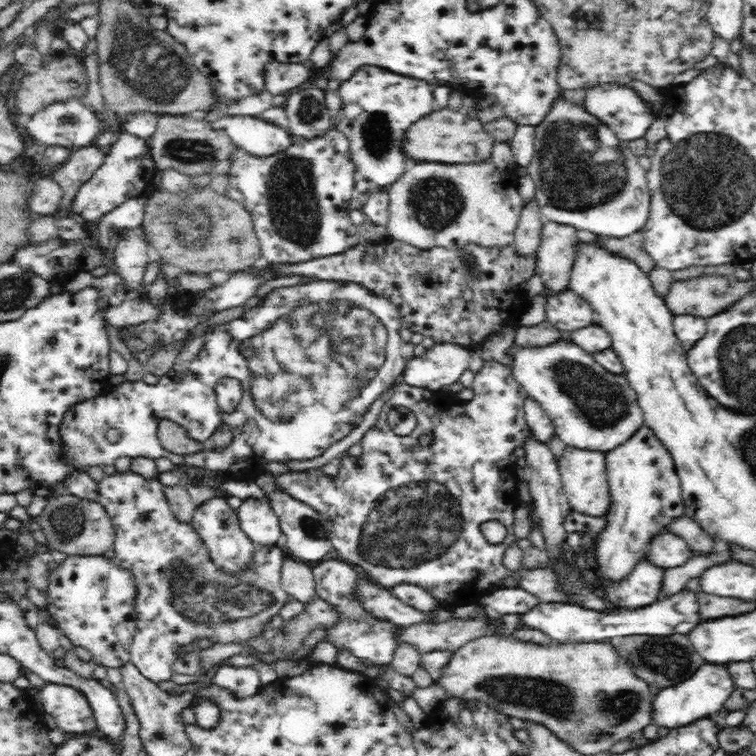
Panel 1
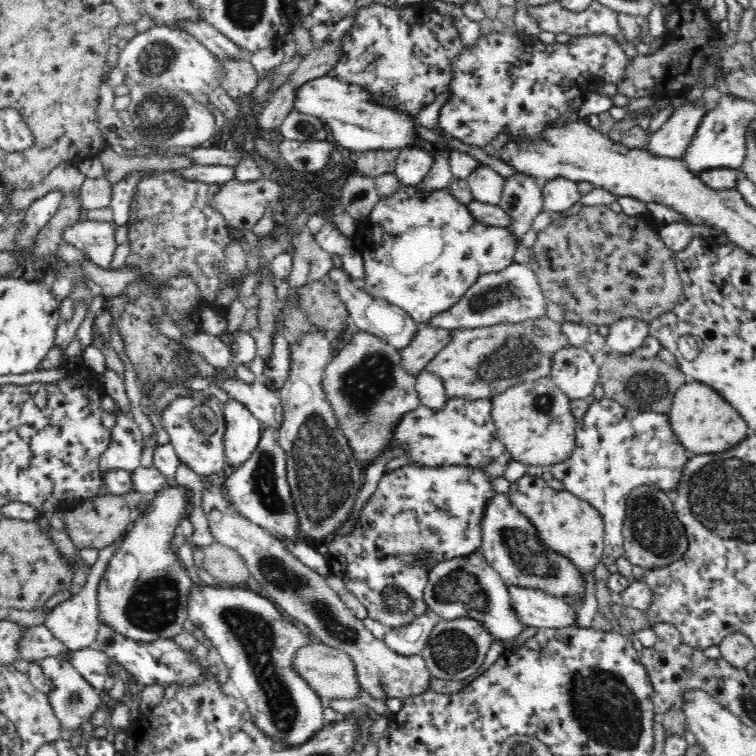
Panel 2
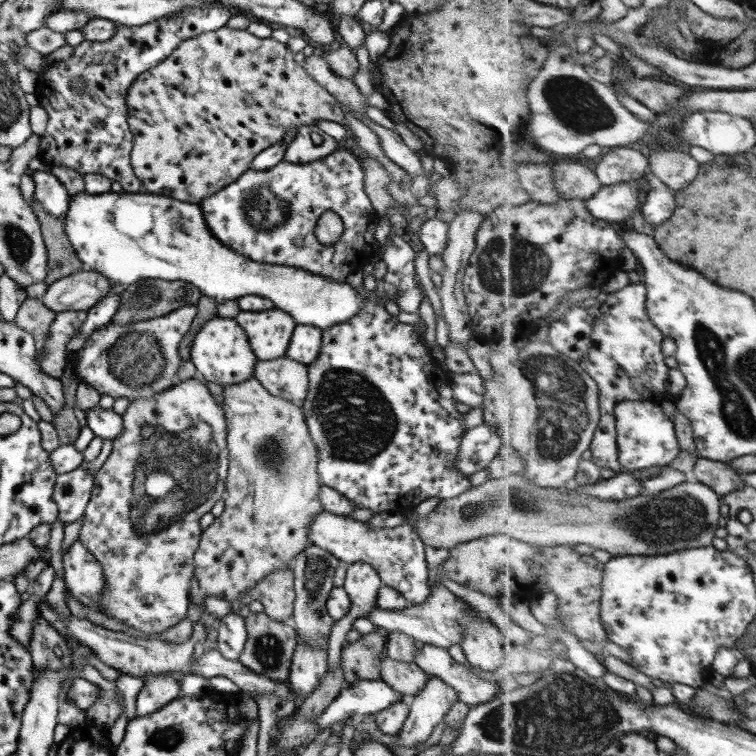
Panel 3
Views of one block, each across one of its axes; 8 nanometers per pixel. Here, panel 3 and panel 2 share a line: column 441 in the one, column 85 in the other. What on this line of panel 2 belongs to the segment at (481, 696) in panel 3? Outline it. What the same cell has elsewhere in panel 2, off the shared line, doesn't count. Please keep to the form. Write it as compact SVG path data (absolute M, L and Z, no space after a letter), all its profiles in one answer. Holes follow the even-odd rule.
M93 645L74 651L68 660L92 687L99 691L104 689L109 676L108 666L113 661L104 651L96 649Z

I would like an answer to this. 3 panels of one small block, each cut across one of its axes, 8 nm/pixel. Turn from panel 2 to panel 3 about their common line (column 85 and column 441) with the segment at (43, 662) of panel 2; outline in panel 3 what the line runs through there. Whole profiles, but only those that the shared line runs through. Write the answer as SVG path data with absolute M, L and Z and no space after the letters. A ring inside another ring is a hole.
M429 676L427 679L426 685L409 700L409 715L404 721L402 730L398 734L399 739L394 742L395 744L412 747L416 746L418 742L423 743L434 732L434 728L440 722L443 722L446 714L450 712L450 708L458 702L458 692L454 688L446 685L446 682L434 676Z

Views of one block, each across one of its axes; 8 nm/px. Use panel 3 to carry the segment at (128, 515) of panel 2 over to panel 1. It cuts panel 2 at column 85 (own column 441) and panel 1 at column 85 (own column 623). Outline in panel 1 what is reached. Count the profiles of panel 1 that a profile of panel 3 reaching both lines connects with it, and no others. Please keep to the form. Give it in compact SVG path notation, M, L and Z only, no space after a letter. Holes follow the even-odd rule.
M72 493L50 497L41 513L39 524L50 547L68 555L95 557L113 548L115 530L106 509L100 503L82 500Z

